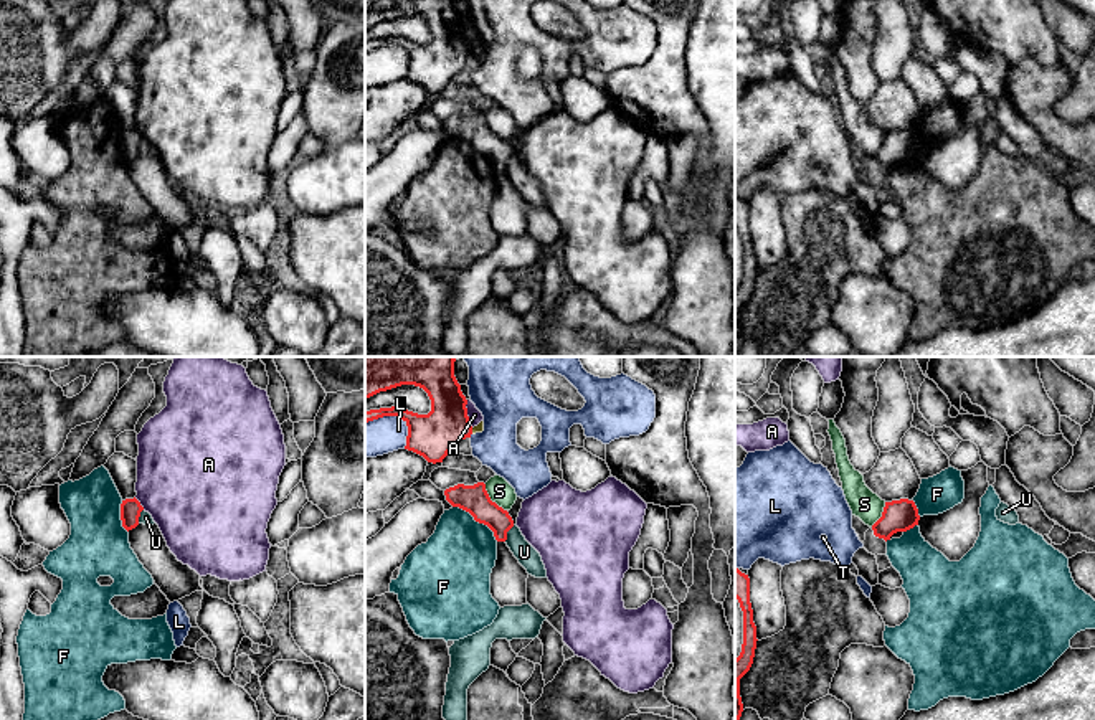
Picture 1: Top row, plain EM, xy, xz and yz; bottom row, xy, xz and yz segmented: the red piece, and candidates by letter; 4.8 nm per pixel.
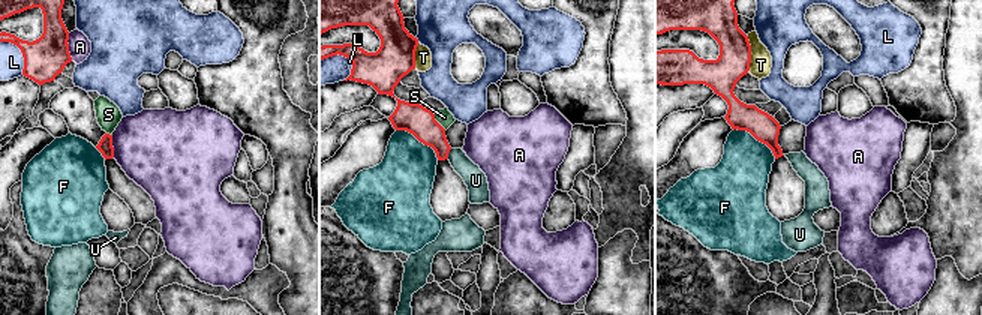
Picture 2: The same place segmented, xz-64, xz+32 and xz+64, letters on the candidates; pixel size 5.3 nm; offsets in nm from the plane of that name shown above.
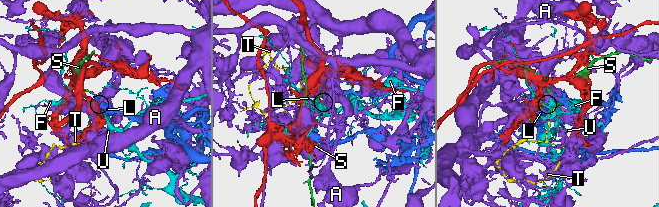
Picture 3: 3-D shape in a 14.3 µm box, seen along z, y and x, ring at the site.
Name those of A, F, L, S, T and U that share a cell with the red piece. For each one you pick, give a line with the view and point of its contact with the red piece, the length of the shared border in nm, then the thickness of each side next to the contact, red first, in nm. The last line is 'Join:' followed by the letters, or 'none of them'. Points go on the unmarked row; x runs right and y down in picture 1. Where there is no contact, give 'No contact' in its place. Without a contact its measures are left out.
Join: none of them

